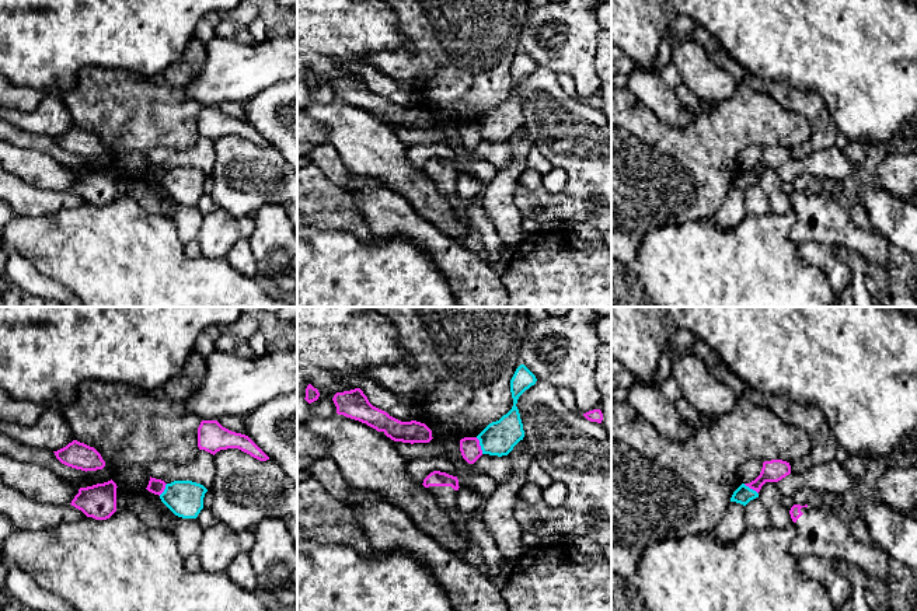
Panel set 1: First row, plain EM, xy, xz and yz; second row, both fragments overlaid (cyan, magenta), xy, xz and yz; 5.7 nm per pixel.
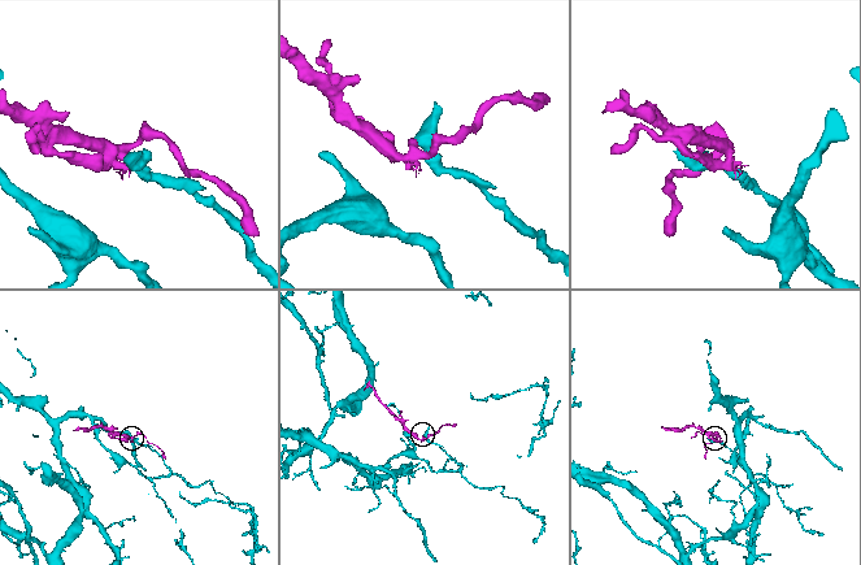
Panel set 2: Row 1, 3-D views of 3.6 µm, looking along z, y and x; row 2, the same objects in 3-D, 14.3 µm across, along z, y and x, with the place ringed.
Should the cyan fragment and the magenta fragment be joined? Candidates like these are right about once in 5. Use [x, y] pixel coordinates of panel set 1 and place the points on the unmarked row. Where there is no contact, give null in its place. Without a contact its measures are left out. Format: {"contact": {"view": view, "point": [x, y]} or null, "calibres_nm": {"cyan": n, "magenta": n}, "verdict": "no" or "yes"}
{"contact": {"view": "xz", "point": [480, 131]}, "calibres_nm": {"cyan": 200, "magenta": 120}, "verdict": "no"}

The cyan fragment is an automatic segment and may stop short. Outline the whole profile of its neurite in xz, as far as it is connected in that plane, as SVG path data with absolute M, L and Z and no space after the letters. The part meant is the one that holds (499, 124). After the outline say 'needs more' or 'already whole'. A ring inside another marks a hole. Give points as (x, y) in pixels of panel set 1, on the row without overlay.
M520 50L516 55L510 66L510 78L513 84L512 95L499 107L489 109L477 122L482 140L498 143L508 142L513 136L513 133L520 126L523 126L524 116L516 90L519 83L531 71L534 71L536 67L536 62L524 50Z; already whole

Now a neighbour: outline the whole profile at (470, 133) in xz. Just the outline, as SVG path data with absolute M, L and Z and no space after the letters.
M464 123L460 126L460 137L468 150L474 150L481 142L482 136L477 123Z

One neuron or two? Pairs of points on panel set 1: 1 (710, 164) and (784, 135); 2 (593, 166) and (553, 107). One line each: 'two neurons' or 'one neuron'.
1: one neuron
2: one neuron

